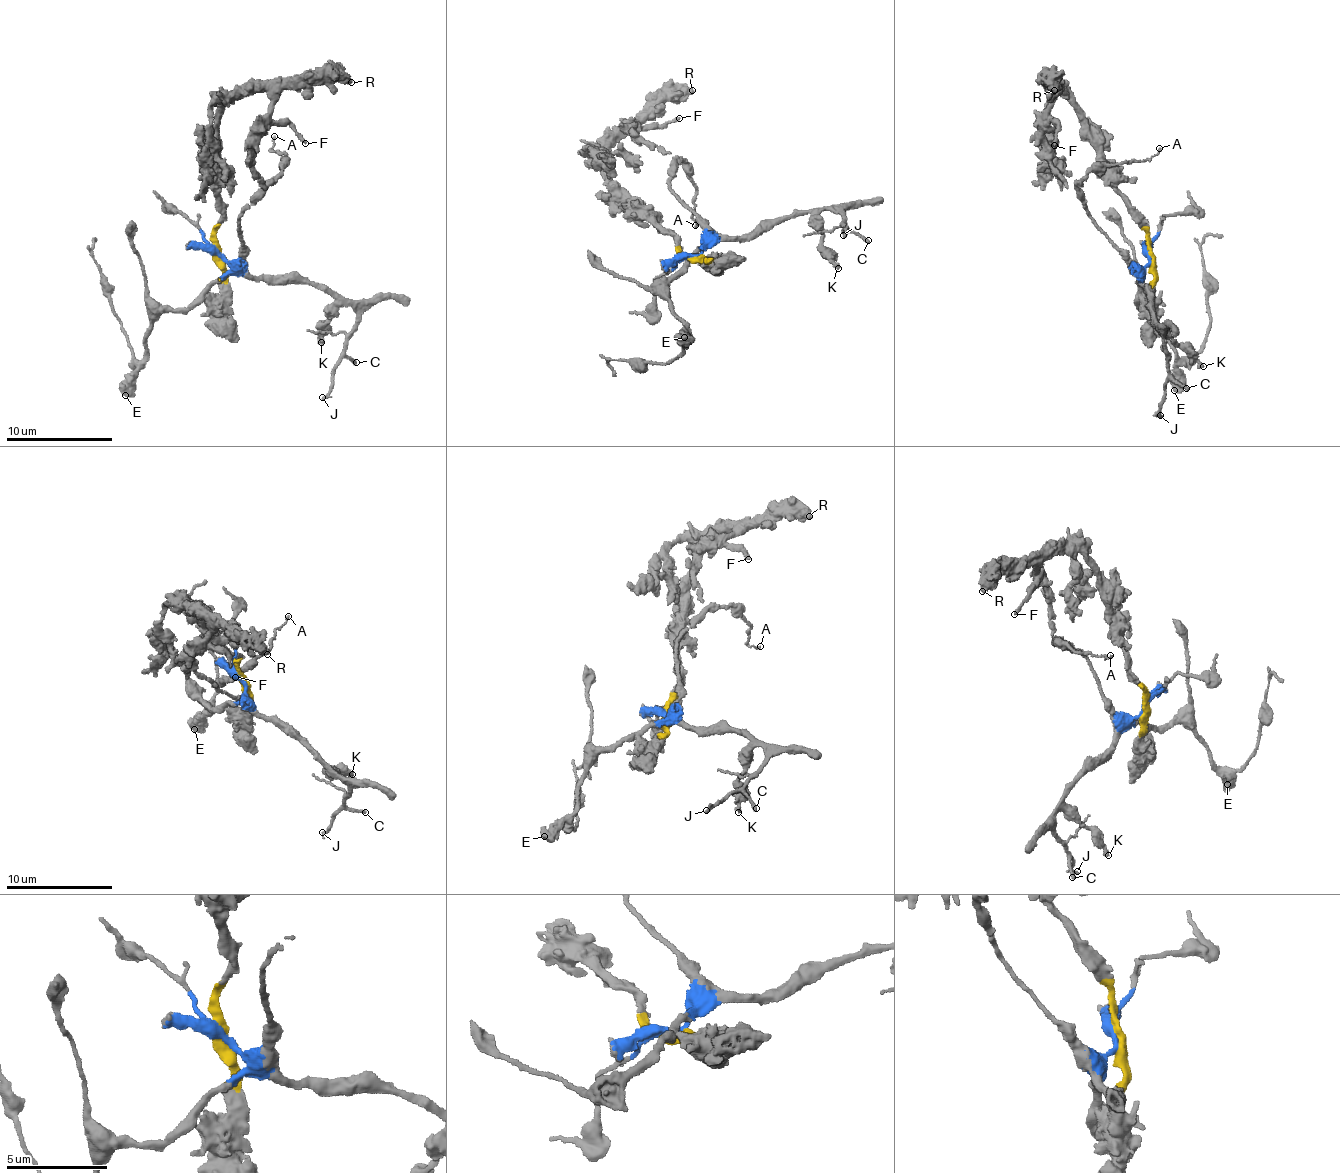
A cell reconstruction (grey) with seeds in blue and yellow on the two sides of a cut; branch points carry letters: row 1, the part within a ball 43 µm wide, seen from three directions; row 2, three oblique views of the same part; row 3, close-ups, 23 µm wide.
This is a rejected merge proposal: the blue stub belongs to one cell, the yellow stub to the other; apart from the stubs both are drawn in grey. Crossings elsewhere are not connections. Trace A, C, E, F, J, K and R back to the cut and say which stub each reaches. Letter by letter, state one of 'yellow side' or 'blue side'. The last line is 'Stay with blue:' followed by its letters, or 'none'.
A: blue side
C: blue side
E: blue side
F: yellow side
J: blue side
K: blue side
R: yellow side
Stay with blue: A, C, E, J, K

